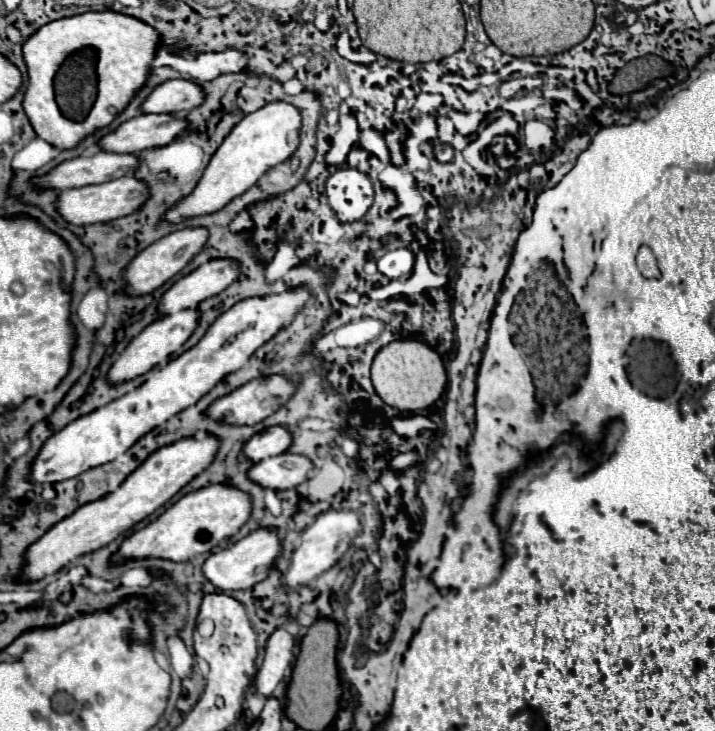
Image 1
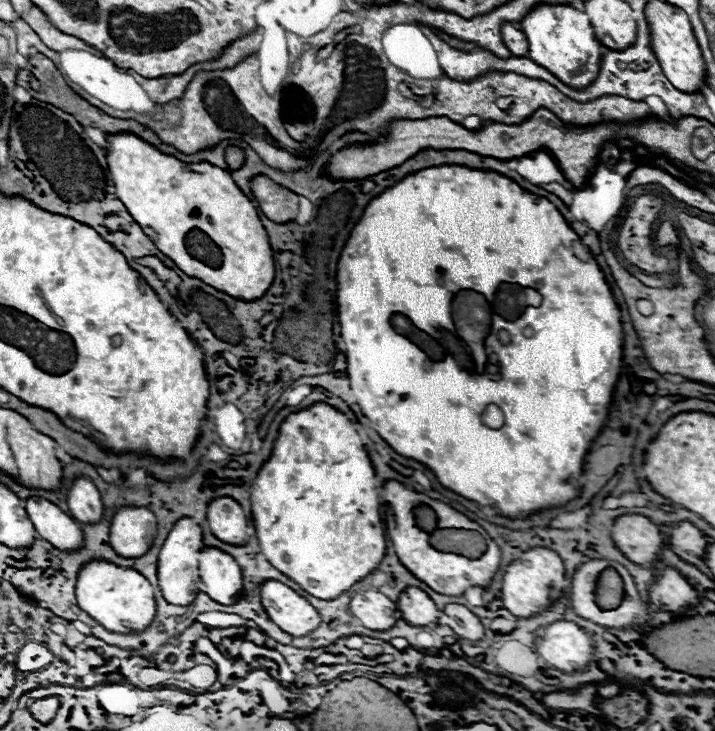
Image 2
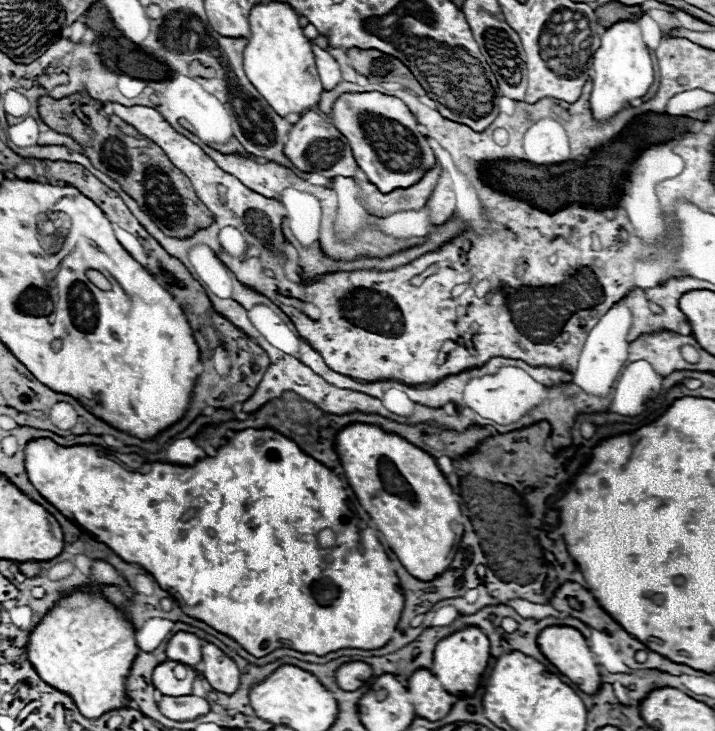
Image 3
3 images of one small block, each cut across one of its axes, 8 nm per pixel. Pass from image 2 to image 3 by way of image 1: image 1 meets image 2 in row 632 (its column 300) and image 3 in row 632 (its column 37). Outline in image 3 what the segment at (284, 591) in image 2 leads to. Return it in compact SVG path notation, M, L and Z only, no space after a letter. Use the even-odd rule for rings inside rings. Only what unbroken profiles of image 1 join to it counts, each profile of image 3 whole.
M468 626L448 638L442 638L436 644L434 650L434 666L432 666L432 674L442 682L442 686L454 694L454 696L472 696L478 690L478 682L488 666L490 660L490 642L486 638L486 634L476 628L476 626Z

